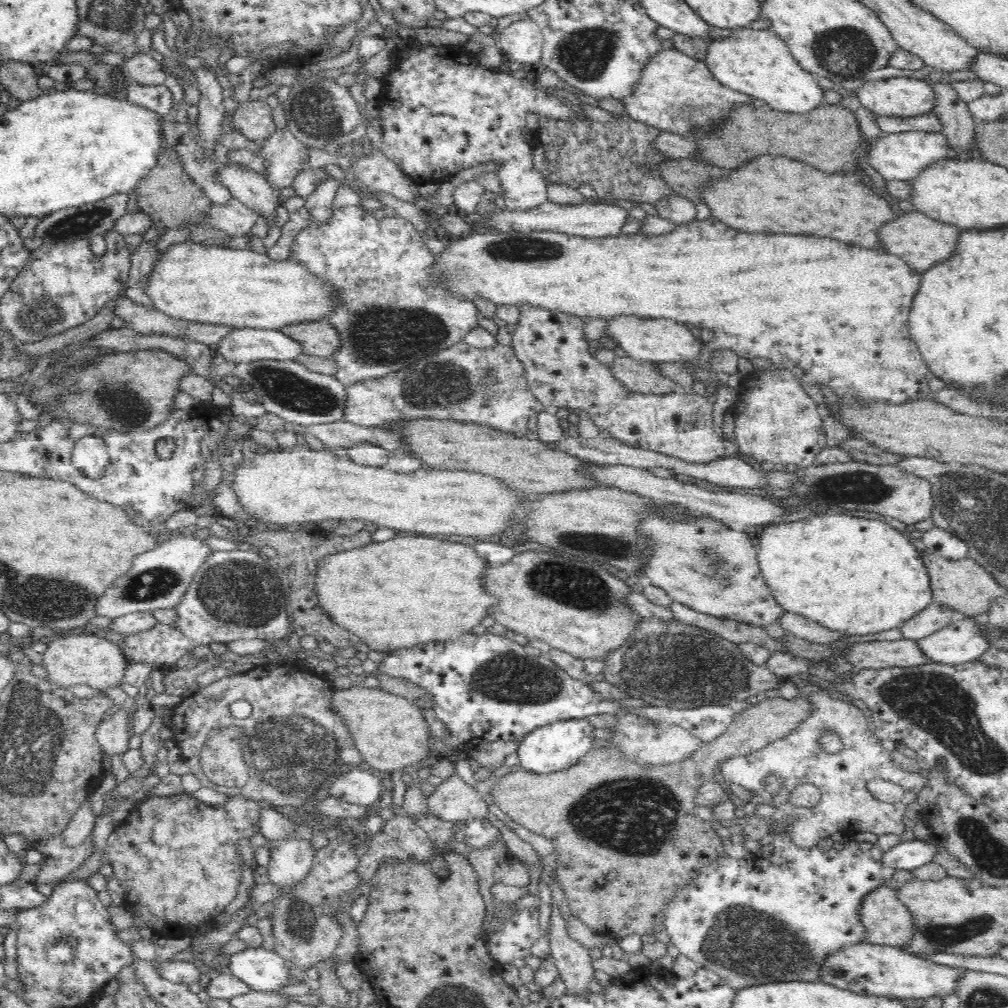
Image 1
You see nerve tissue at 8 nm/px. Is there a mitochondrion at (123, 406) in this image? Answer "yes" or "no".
yes

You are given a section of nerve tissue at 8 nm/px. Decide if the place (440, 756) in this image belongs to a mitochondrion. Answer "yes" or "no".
no

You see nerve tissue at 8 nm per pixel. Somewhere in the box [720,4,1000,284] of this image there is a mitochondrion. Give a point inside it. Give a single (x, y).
(844, 51)

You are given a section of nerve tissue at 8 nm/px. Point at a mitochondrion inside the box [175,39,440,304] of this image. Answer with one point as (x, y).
(316, 113)

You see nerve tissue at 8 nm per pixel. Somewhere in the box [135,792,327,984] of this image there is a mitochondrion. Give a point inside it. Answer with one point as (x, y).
(299, 920)

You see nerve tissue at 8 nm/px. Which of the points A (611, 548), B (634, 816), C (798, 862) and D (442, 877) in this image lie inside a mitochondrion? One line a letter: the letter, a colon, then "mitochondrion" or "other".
A: mitochondrion
B: mitochondrion
C: other
D: other

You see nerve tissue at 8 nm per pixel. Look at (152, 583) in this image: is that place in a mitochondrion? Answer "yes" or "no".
yes

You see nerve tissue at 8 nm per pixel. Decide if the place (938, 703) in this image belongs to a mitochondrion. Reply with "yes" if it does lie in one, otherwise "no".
yes

